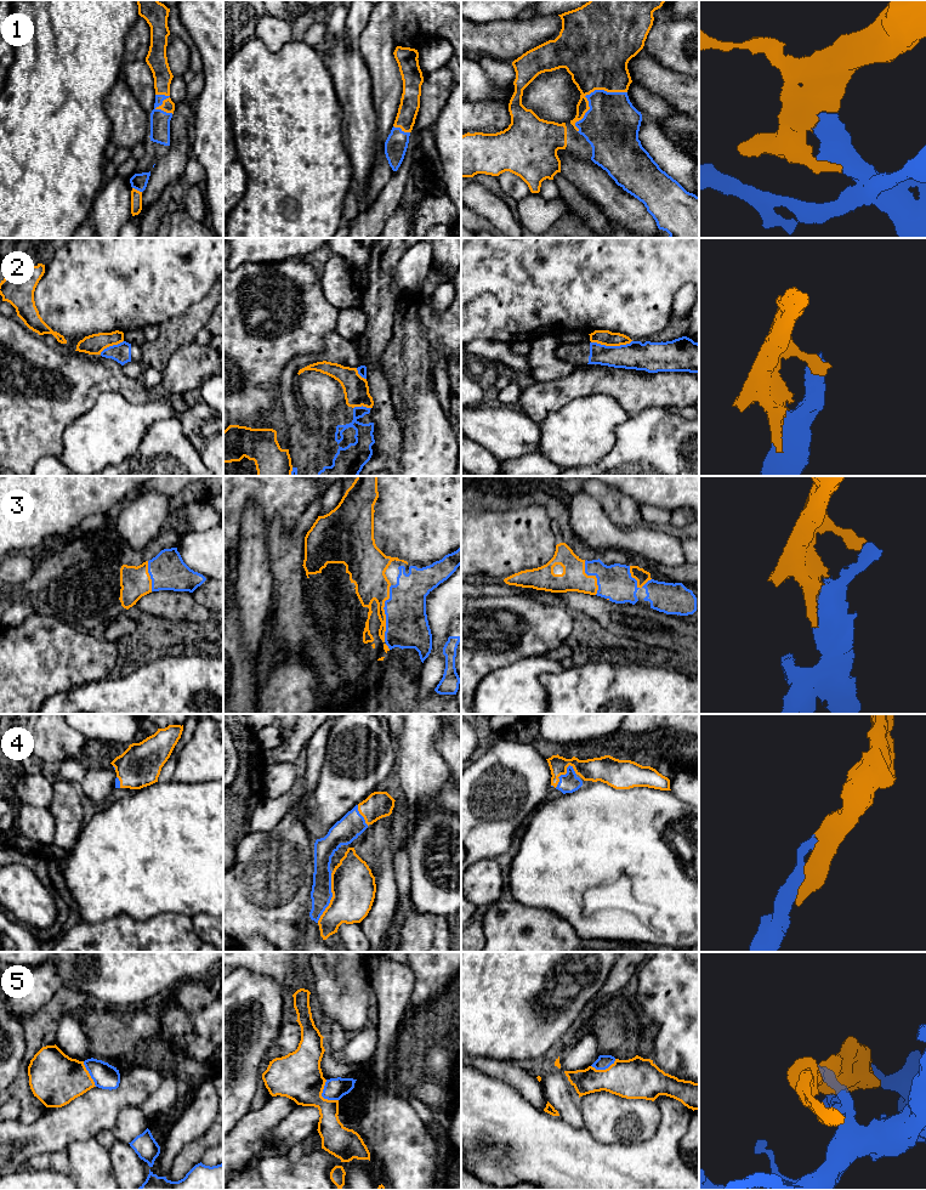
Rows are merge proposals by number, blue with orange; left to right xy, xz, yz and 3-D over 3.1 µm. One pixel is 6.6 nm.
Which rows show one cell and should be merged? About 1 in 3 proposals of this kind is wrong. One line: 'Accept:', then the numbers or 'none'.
Accept: 1, 3, 4

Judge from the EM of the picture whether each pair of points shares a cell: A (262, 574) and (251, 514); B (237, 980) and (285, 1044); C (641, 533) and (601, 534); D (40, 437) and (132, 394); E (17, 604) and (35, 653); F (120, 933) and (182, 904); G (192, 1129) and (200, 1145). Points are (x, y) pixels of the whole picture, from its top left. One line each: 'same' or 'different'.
A: same
B: different
C: same
D: same
E: different
F: different
G: different

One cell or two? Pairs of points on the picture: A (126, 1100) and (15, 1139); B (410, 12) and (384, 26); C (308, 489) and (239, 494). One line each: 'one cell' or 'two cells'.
A: one cell
B: two cells
C: one cell

